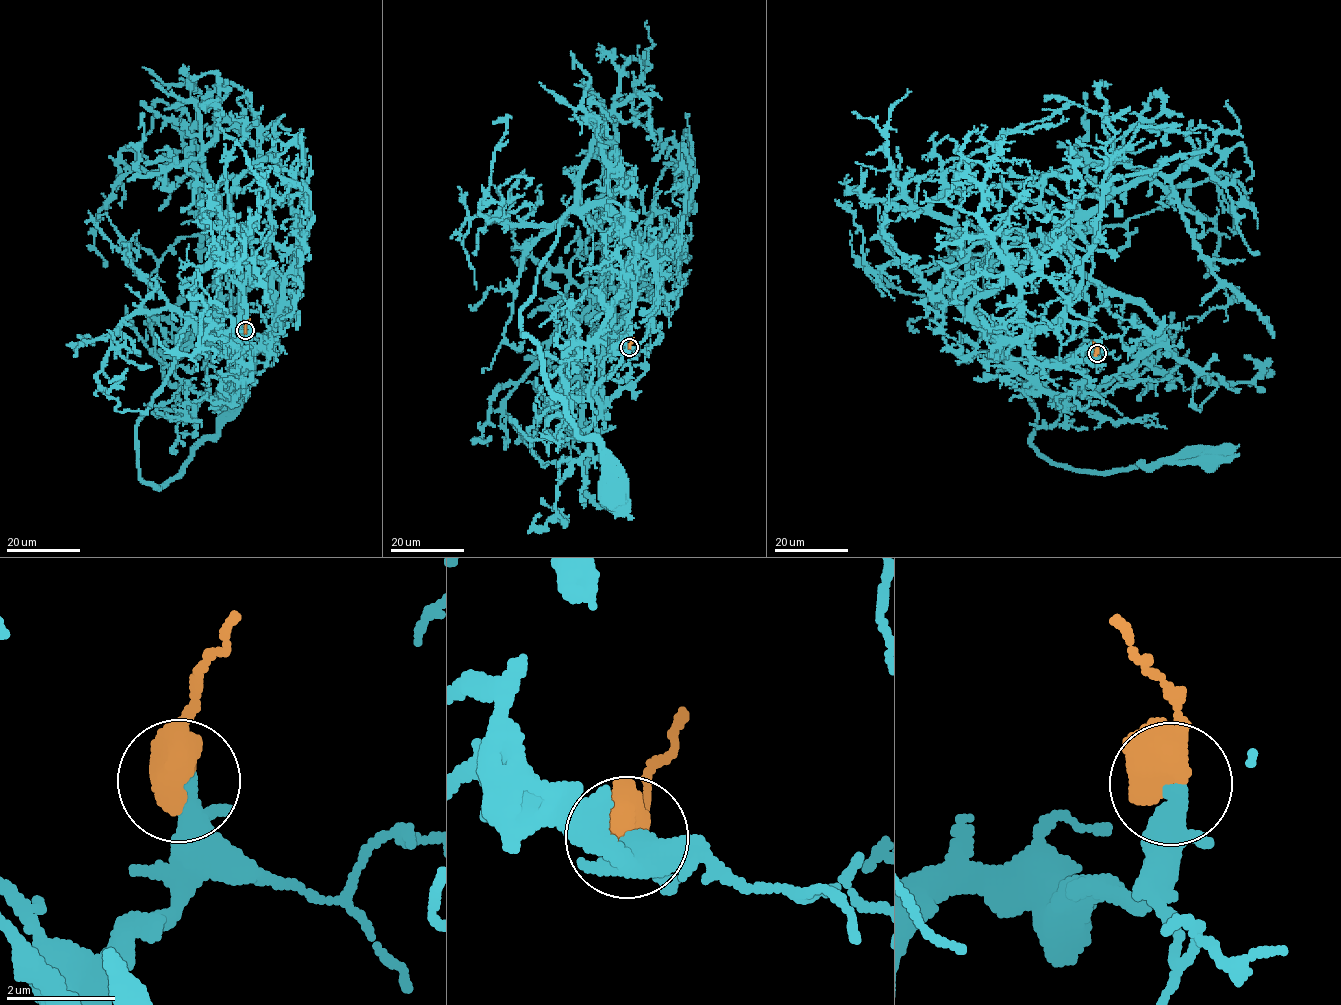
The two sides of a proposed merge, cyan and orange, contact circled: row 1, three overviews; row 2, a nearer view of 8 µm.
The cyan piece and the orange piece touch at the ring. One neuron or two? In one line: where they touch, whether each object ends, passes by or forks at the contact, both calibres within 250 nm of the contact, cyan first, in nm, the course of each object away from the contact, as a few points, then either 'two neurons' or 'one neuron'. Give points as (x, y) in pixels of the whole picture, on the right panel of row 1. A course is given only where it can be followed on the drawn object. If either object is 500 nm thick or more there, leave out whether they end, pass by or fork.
(1097, 353) | 280/550 nm | cyan via (1097, 353), (1010, 357), (962, 304), (972, 277), (994, 344), (1027, 379), (1038, 452), (1097, 473), (1209, 461) | orange via (1097, 353), (1098, 346), (1093, 341) | one neuron

